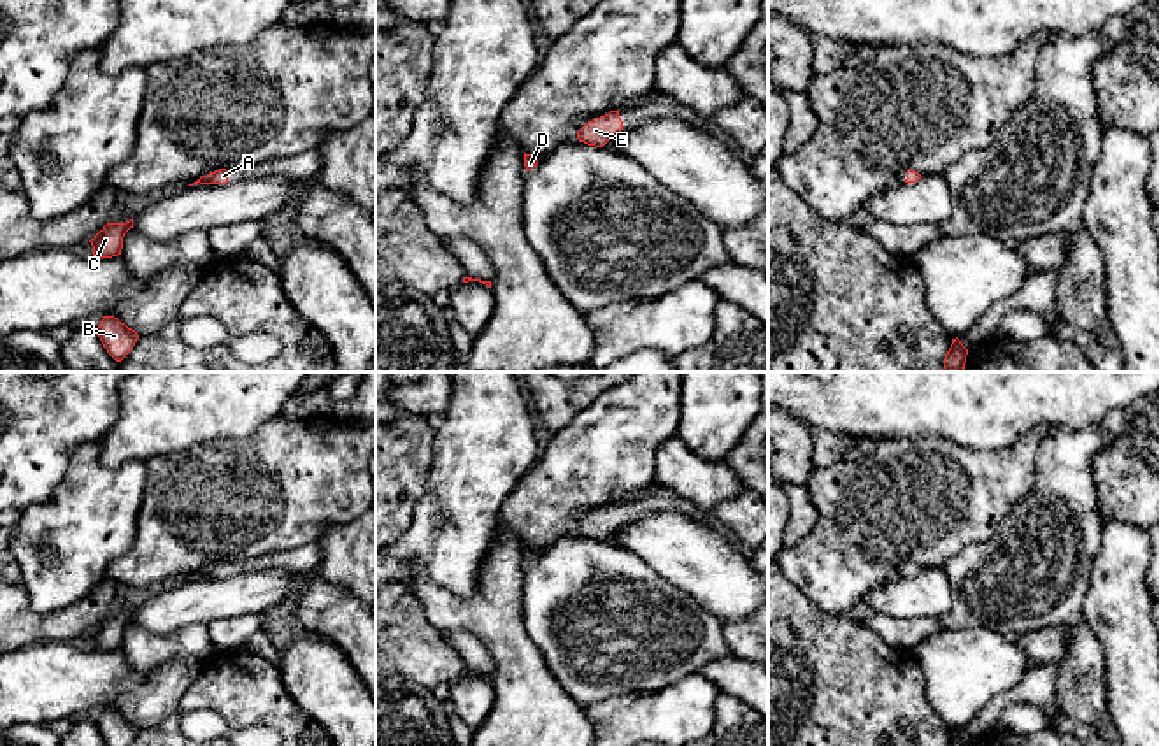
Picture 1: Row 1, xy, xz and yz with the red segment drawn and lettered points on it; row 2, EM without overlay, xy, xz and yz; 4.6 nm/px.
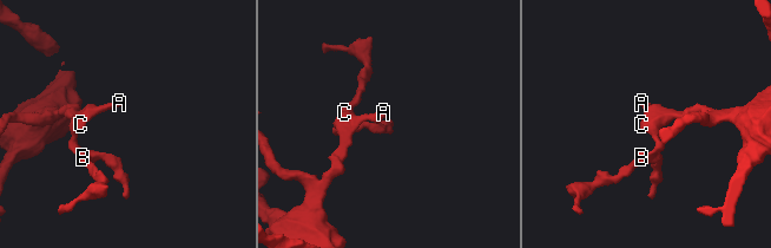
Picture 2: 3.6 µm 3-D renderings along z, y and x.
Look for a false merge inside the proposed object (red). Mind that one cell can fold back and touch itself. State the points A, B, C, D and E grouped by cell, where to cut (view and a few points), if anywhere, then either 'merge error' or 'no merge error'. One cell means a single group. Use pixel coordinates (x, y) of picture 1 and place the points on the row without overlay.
groups A B C D E; cut none; no merge error

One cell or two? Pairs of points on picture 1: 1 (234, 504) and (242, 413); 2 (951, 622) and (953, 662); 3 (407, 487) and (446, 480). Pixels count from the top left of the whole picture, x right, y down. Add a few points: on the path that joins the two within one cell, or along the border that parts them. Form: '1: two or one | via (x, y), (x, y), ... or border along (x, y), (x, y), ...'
1: two | border along (276, 416), (246, 436), (206, 439), (200, 444)
2: two | border along (944, 627), (993, 629)
3: two | border along (435, 443), (430, 476), (409, 522)

